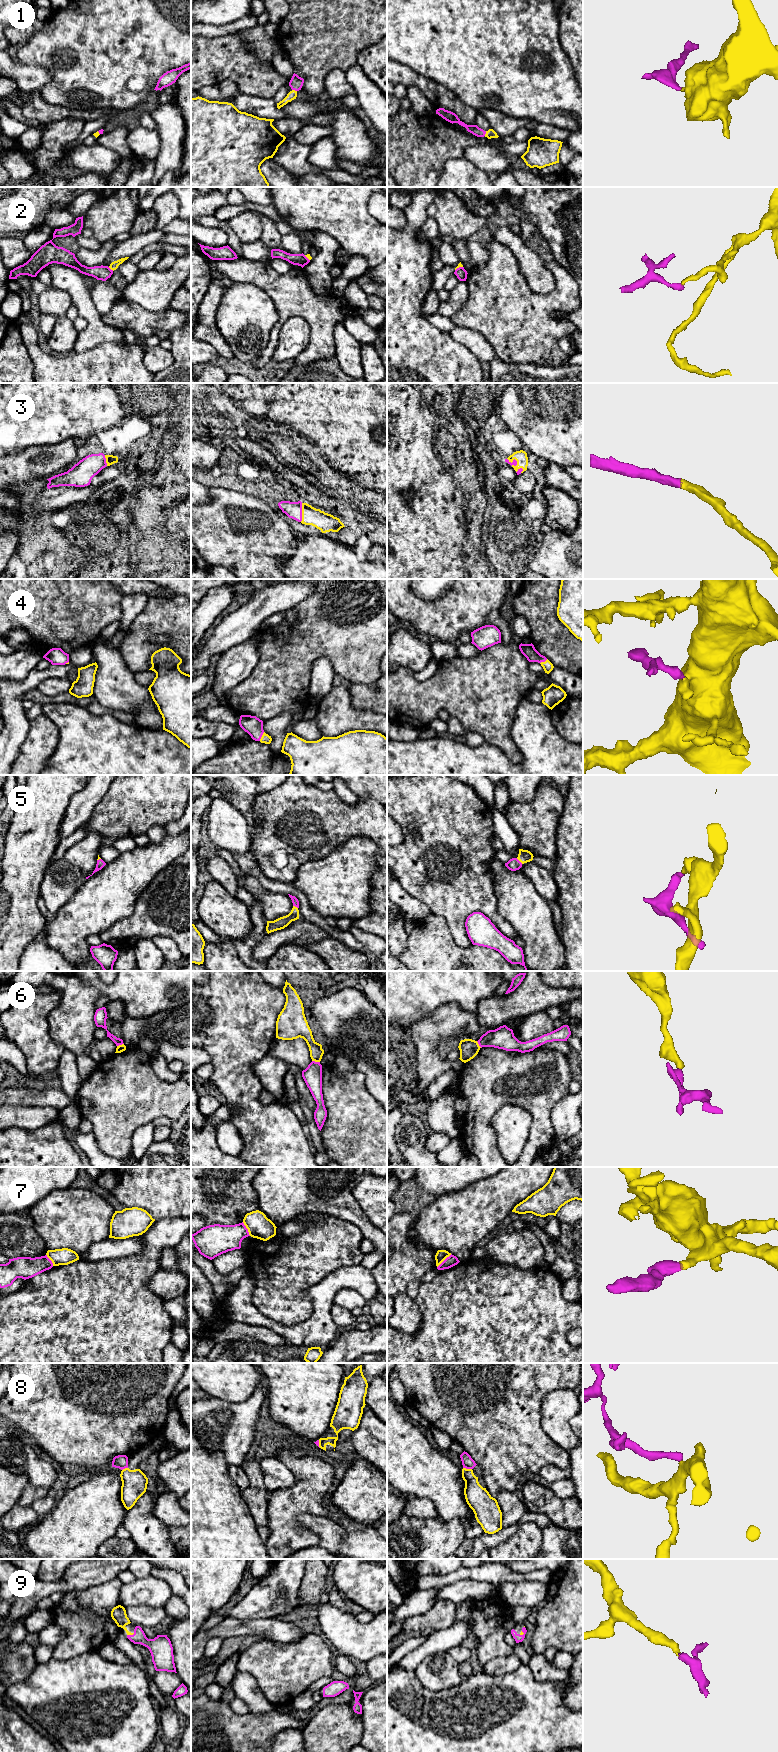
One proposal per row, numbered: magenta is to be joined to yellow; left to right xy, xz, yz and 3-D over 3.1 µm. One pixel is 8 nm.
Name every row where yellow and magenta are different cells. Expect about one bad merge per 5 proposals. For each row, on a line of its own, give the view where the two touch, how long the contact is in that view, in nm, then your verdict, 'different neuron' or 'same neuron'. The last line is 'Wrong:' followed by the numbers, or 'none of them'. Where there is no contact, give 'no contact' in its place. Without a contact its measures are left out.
1: xz | 40 nm | same neuron
2: xy | 50 nm | different neuron
3: xz | 150 nm | same neuron
4: xz | 80 nm | same neuron
5: yz | 70 nm | same neuron
6: xz | 70 nm | different neuron
7: yz | 160 nm | different neuron
8: yz | 70 nm | different neuron
9: xy | 70 nm | same neuron
Wrong: 2, 6, 7, 8

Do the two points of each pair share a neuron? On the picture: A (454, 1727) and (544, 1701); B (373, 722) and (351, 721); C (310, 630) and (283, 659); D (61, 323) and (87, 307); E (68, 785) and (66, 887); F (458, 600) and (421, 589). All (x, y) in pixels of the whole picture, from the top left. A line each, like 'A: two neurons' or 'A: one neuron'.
A: one neuron
B: one neuron
C: one neuron
D: two neurons
E: two neurons
F: two neurons

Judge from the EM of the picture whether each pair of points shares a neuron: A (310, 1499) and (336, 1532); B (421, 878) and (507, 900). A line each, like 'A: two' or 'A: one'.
A: two
B: two

